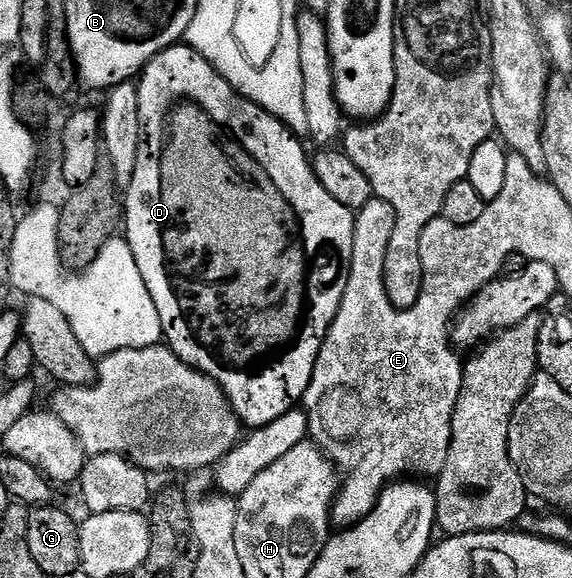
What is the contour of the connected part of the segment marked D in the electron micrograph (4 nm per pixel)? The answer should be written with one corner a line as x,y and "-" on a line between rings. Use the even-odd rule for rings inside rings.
186,42
175,44
172,48
165,49
164,52
158,52
147,63
147,67
138,77
137,87
139,89
139,109
141,110
141,138
137,150
137,170
133,170
131,183
126,185
125,188
125,232
127,228
125,239
127,245
133,250
133,258
137,262
137,270
141,270
141,278
145,278
145,286
149,286
153,306
157,306
157,314
161,318
163,340
166,347
175,352
177,358
181,358
189,367
198,368
200,372
216,380
223,387
223,393
229,398
229,402
239,415
240,421
246,427
248,424
248,429
264,428
269,426
269,422
277,422
277,418
281,418
285,413
292,411
302,401
304,394
307,393
307,387
313,378
313,370
317,366
317,358
321,354
321,346
325,342
329,326
333,326
333,322
337,318
337,310
345,298
345,290
352,283
351,263
353,262
353,234
355,233
356,213
350,208
341,206
341,202
337,202
337,198
333,198
333,194
329,194
329,190
325,190
325,186
321,186
312,161
309,159
309,152
307,156
302,142
299,141
302,139
290,128
286,128
273,114
269,114
252,100
247,100
237,90
233,90
233,86
229,86
229,82
225,82
225,78
221,78
221,74
217,74
217,70
213,70
213,66
209,66
209,62
205,58
201,58
201,54
197,54
197,50
193,50

